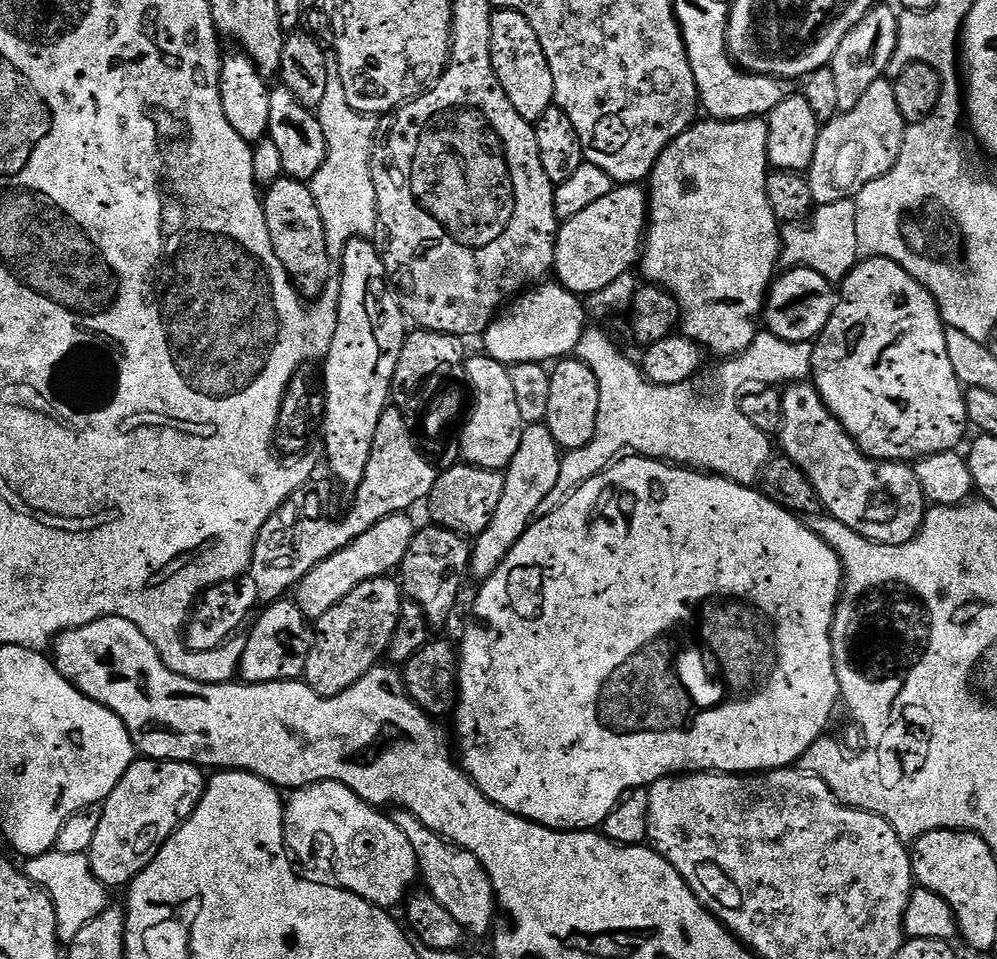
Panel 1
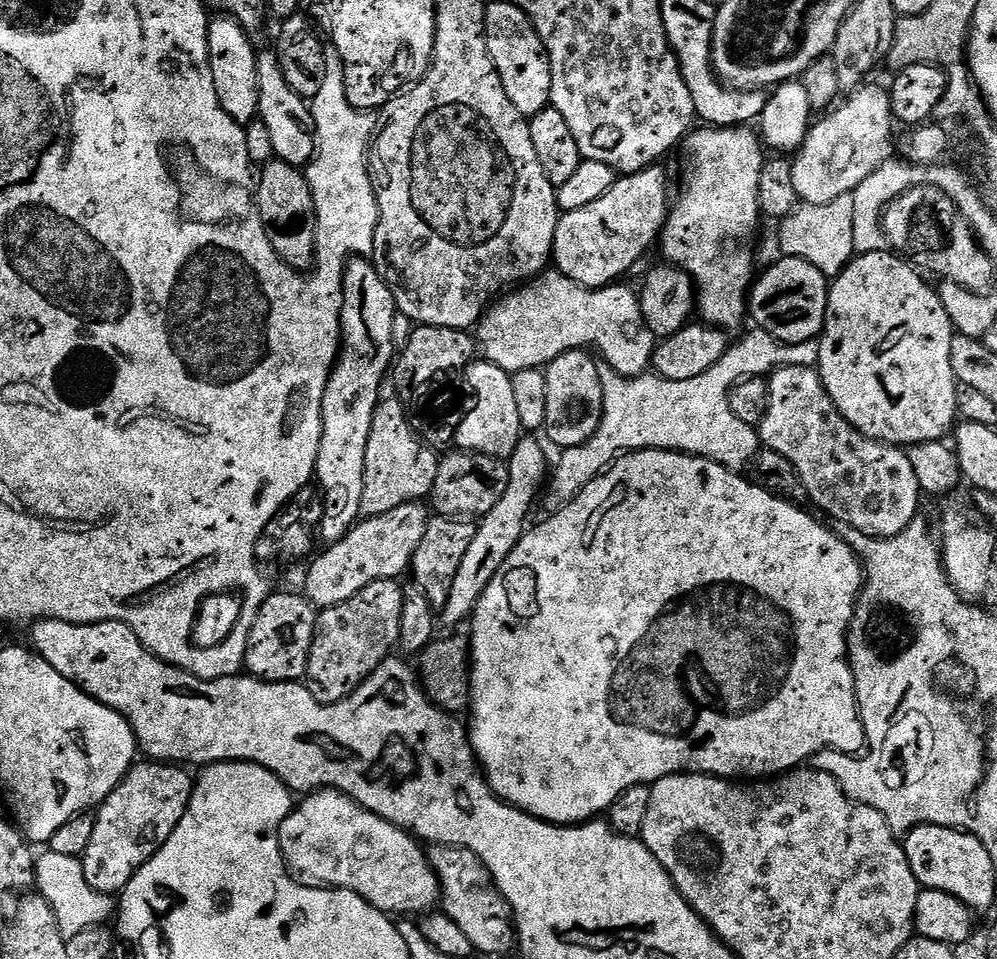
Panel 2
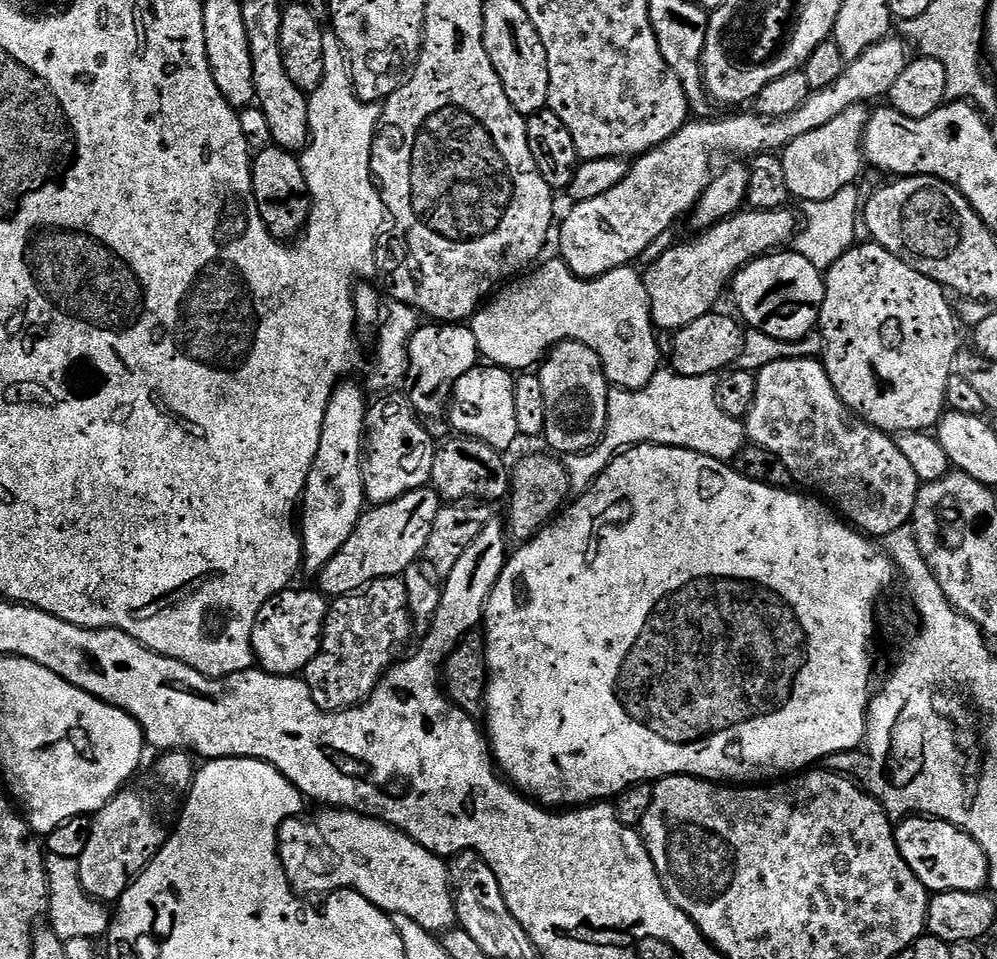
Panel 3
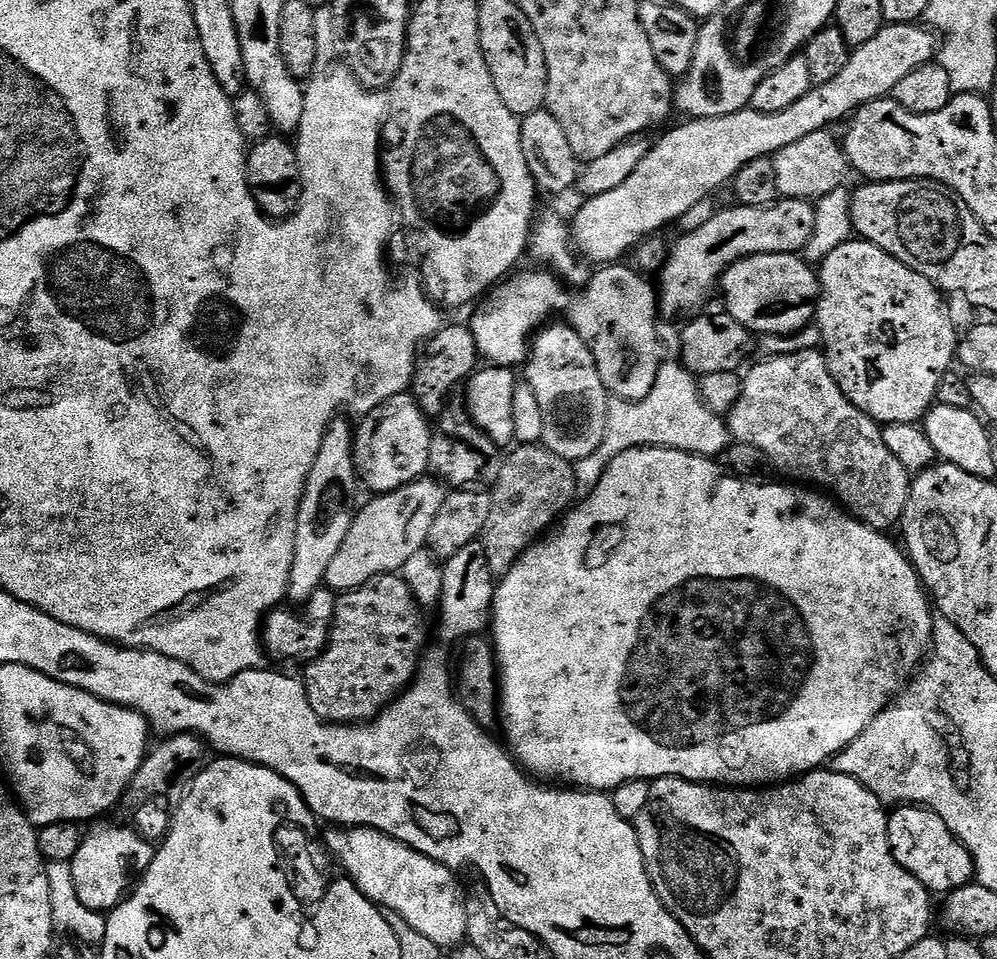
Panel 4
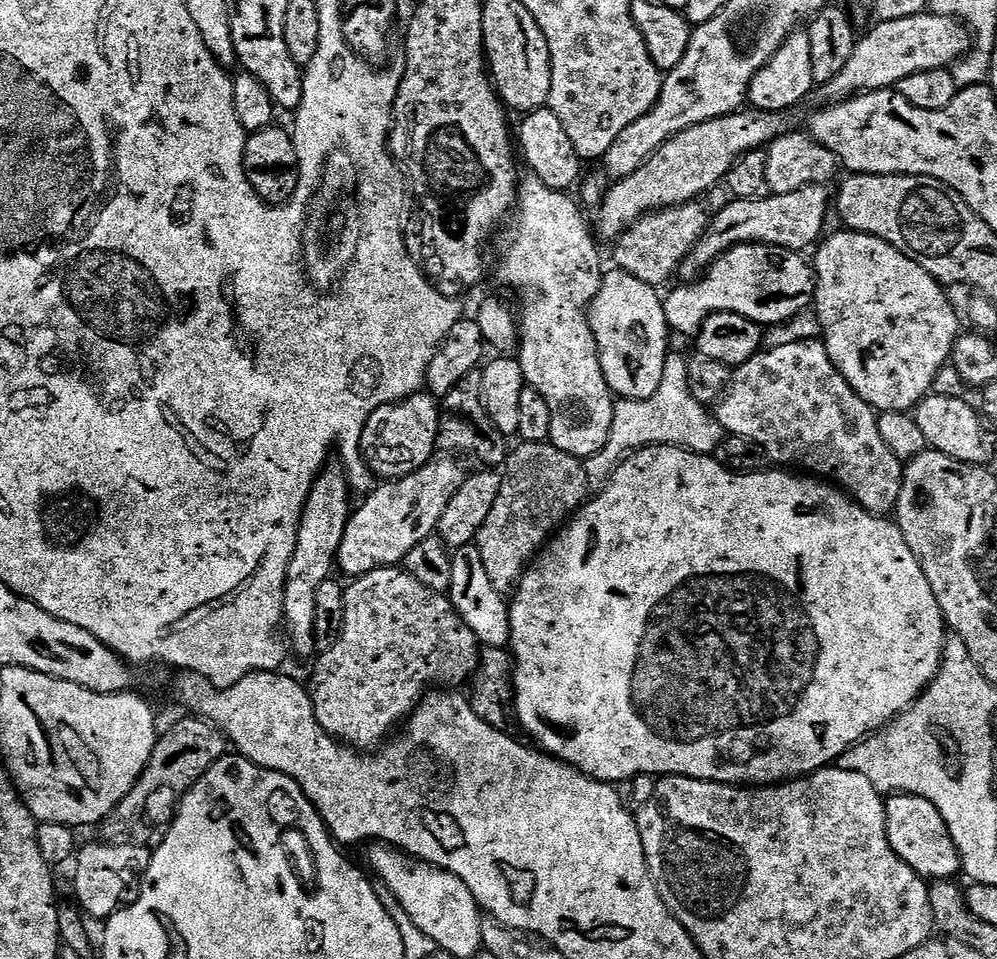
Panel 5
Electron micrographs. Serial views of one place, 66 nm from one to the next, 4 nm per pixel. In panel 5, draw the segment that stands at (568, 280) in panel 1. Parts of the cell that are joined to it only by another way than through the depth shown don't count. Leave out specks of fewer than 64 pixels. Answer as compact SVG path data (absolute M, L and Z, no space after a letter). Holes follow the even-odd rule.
M931 10L919 12L910 18L898 18L894 22L881 20L873 23L868 30L865 36L863 33L857 39L854 54L850 54L846 67L835 78L830 78L830 82L815 89L815 99L824 100L820 102L839 102L859 96L862 92L895 89L902 78L910 78L910 74L922 74L922 70L951 69L956 61L970 51L974 39L965 24L949 16L938 16ZM741 110L698 126L690 126L690 130L670 138L670 142L662 145L645 164L638 166L630 178L622 178L609 187L595 213L596 220L594 216L594 228L599 239L615 242L631 224L649 216L651 212L699 201L703 192L710 191L719 180L721 183L727 177L729 170L745 152L763 149L778 137L793 131L797 127L796 114L792 110Z

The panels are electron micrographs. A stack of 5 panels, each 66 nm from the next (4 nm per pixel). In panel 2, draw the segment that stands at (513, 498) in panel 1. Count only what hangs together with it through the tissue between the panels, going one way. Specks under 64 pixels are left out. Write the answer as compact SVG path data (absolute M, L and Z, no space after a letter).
M532 434L525 435L518 442L514 454L507 461L510 474L510 486L506 486L506 494L502 494L502 502L490 510L490 514L479 517L476 524L476 533L462 558L462 566L458 566L458 574L454 577L454 586L450 586L450 598L446 598L446 606L442 610L442 616L448 624L460 624L471 617L472 611L478 606L486 586L498 574L502 562L518 546L529 523L528 515L532 512L532 503L540 491L546 488L546 481L550 476L550 456L544 453L542 445L536 441Z

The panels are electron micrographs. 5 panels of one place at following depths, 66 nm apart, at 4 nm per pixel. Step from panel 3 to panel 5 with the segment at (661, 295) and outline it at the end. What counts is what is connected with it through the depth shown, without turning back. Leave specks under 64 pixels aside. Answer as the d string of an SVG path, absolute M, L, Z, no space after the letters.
M811 184L790 194L767 196L764 200L733 199L720 213L711 217L704 236L694 246L694 250L684 260L682 269L685 277L696 278L711 268L712 263L723 252L740 244L773 244L775 248L785 248L791 252L803 253L821 243L825 235L824 223L830 216L830 192L823 184Z

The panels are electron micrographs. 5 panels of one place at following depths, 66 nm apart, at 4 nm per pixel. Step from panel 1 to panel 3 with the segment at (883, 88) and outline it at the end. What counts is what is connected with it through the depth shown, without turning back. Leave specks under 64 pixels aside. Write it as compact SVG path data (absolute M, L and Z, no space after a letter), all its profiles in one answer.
M865 105L850 106L843 114L838 114L834 122L794 138L787 148L783 149L782 159L786 170L786 186L789 197L796 196L800 202L833 198L843 187L857 183L860 171L866 168L864 155L864 131L868 129L869 109Z

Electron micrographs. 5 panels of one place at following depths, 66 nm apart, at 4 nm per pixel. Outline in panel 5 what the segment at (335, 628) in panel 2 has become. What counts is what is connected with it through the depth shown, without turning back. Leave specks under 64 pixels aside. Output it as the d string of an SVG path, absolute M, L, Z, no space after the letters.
M403 567L379 568L378 570L370 570L365 576L355 577L345 587L344 597L346 598L346 618L344 619L344 629L340 631L340 639L323 653L324 657L321 655L315 661L315 663L317 662L316 669L312 672L312 684L310 683L312 709L322 726L322 730L326 730L326 734L339 740L341 744L347 744L349 748L357 750L376 750L415 712L416 705L424 699L429 690L435 689L437 686L444 690L456 690L459 689L456 688L459 684L467 685L476 674L482 644L476 641L479 640L477 633L472 632L470 626L466 626L466 622L456 613L456 608L445 593L426 590L426 586L422 586L422 582L418 582L418 578L405 572Z

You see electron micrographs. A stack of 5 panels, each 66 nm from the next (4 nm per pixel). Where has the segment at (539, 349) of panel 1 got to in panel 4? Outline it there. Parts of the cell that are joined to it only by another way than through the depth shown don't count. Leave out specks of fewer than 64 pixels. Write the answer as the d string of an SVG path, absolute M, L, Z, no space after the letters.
M617 262L601 267L597 271L600 273L597 276L595 273L577 291L580 293L572 297L568 297L569 289L562 283L561 277L551 270L517 271L509 275L475 305L476 313L472 316L470 327L481 357L489 365L501 368L515 369L516 364L523 365L536 333L555 317L552 315L559 308L568 308L572 327L596 355L598 374L609 393L621 400L646 398L654 386L654 378L658 378L662 363L660 328L656 325L658 292L653 285L652 288L648 285L647 275L641 274L635 267L624 266Z

